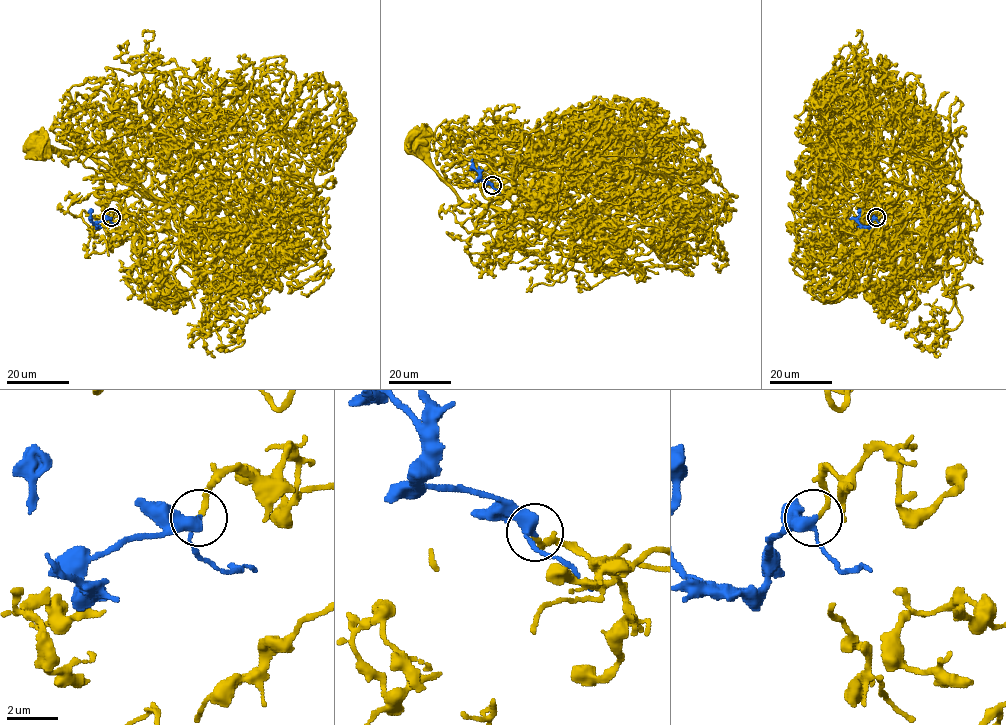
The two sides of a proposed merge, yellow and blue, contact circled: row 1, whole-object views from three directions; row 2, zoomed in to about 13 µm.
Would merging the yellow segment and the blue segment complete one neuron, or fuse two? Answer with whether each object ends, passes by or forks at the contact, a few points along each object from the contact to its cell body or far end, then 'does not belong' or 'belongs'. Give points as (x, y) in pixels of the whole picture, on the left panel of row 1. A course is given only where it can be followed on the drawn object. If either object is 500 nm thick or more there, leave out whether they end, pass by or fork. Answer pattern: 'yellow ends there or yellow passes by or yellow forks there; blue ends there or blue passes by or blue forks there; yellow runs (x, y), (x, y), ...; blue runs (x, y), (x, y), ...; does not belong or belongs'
yellow ends there; blue passes by; yellow runs (111, 217), (128, 214), (133, 241), (153, 228), (141, 211), (177, 202), (196, 234), (88, 155), (34, 144); blue runs (111, 217), (101, 220), (97, 227), (91, 220), (90, 209); belongs

